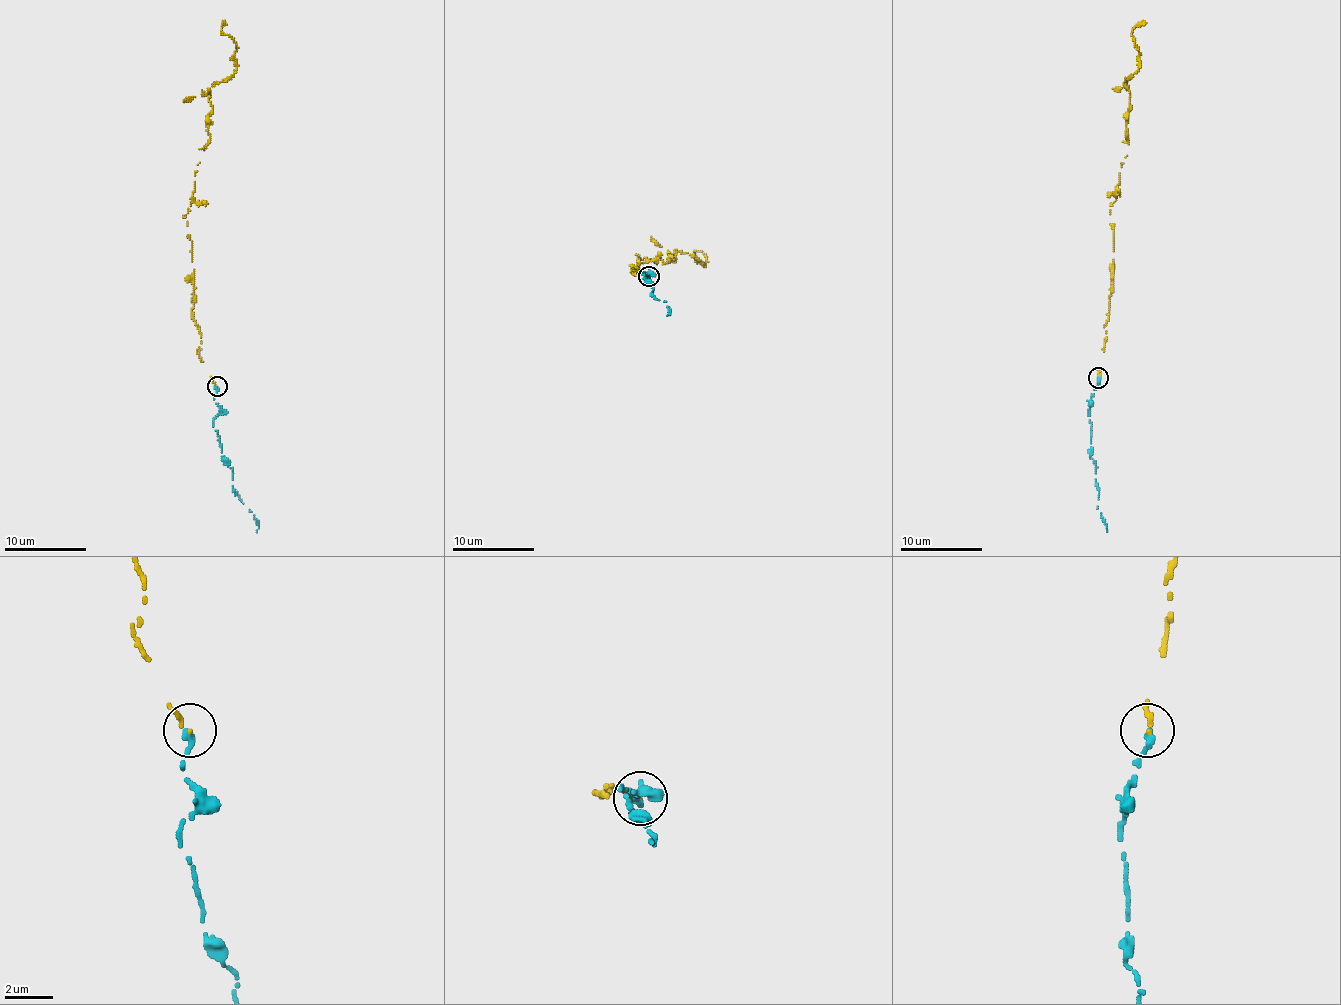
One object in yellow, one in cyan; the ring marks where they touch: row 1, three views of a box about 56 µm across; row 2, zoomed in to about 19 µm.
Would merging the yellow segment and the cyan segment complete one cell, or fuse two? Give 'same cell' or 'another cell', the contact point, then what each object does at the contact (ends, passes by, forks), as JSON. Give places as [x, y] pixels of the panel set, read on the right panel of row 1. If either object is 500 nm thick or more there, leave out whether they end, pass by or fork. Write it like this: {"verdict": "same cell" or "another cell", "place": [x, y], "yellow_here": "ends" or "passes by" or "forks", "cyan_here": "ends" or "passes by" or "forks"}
{"verdict": "same cell", "place": [1098, 377], "yellow_here": "ends", "cyan_here": "ends"}

